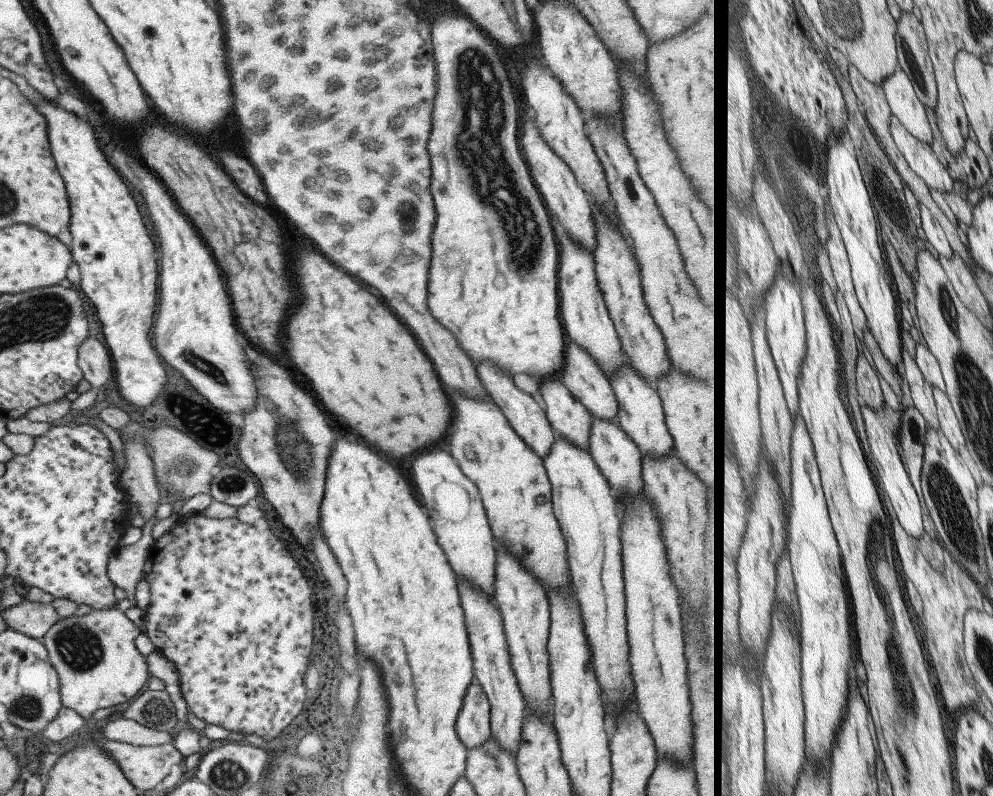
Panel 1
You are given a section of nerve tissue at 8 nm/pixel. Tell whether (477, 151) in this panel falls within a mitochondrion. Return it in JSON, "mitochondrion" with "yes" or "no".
{"mitochondrion":"yes"}

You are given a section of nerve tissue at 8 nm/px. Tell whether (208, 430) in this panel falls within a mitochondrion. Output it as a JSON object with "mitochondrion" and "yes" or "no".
{"mitochondrion":"no"}

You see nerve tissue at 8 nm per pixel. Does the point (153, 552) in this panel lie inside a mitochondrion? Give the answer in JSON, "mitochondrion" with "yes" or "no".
{"mitochondrion":"no"}

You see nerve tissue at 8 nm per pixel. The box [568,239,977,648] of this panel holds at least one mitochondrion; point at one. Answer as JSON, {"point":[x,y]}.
{"point":[947,305]}

